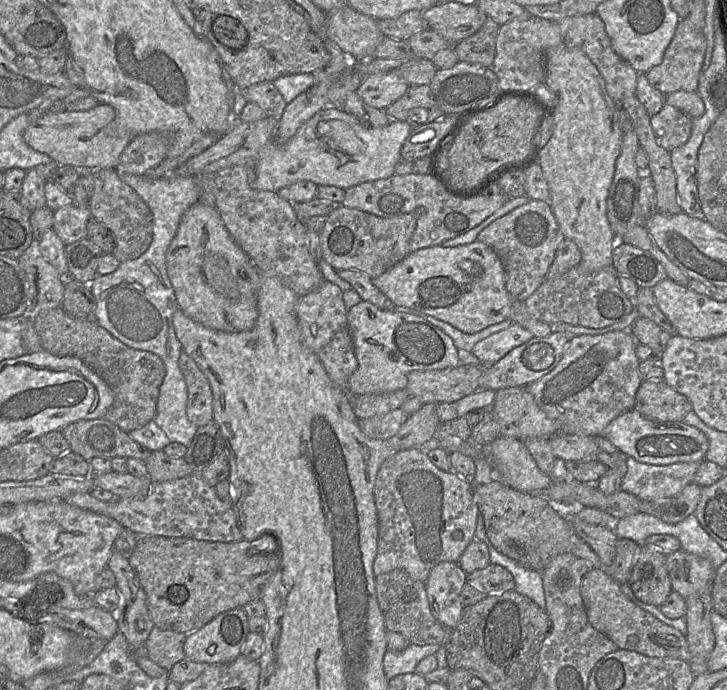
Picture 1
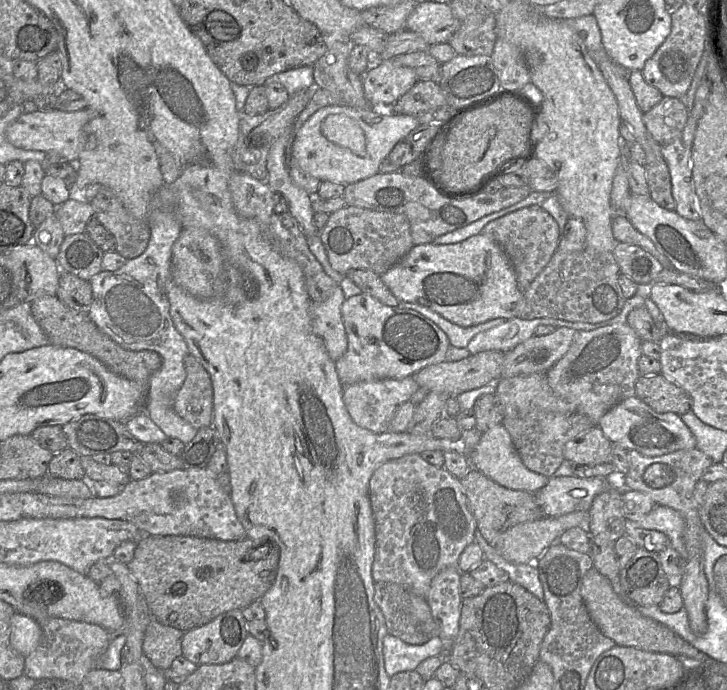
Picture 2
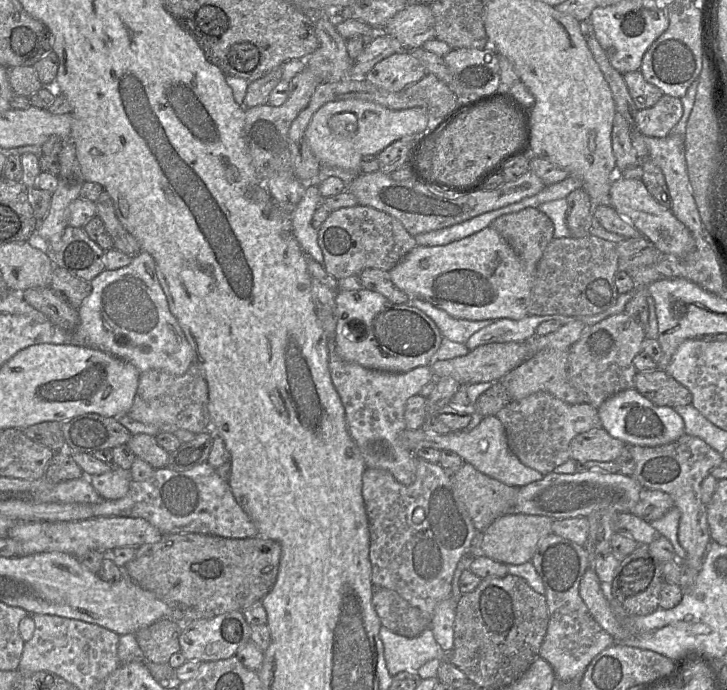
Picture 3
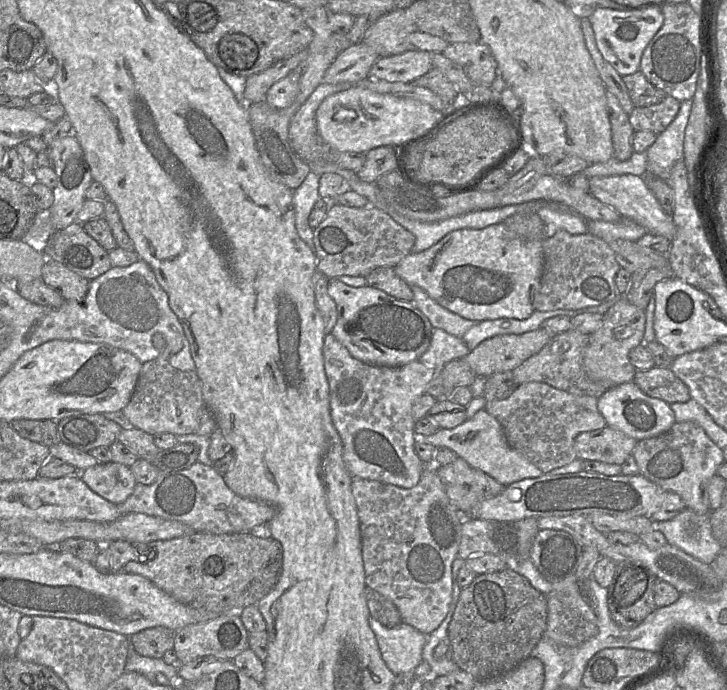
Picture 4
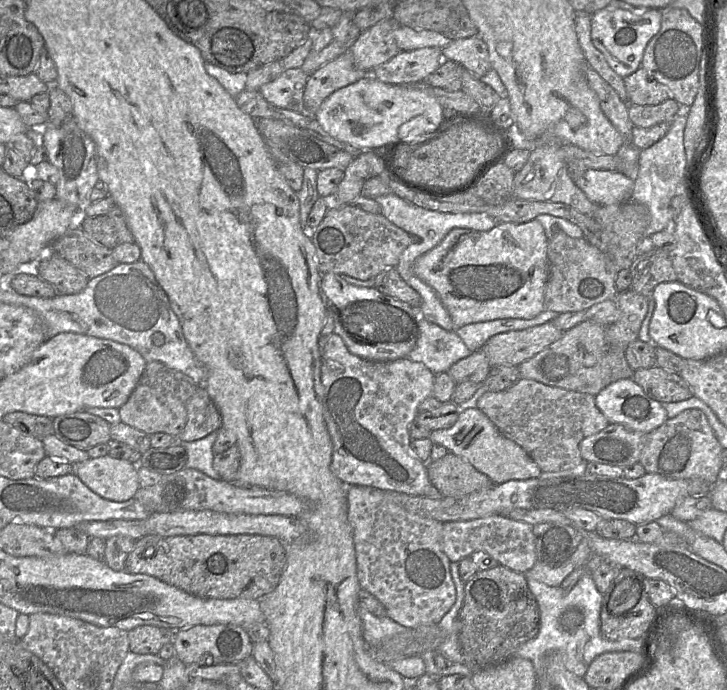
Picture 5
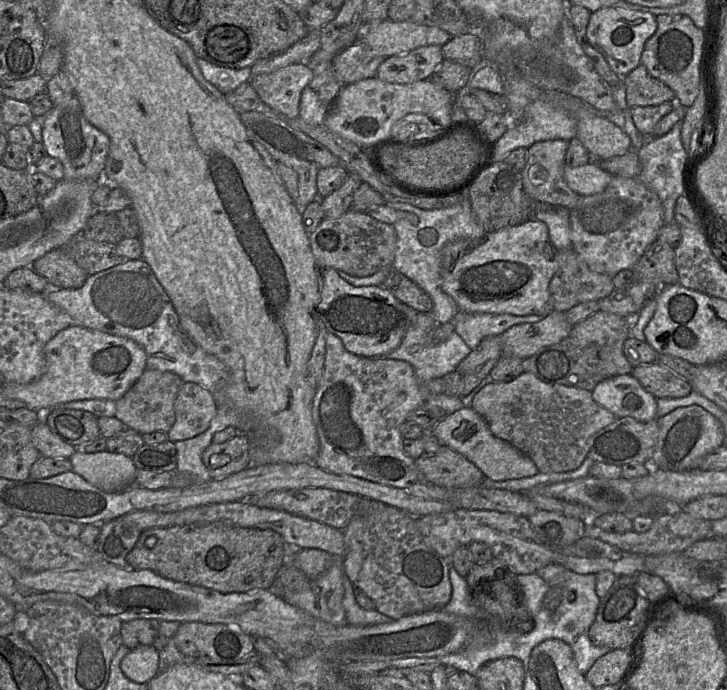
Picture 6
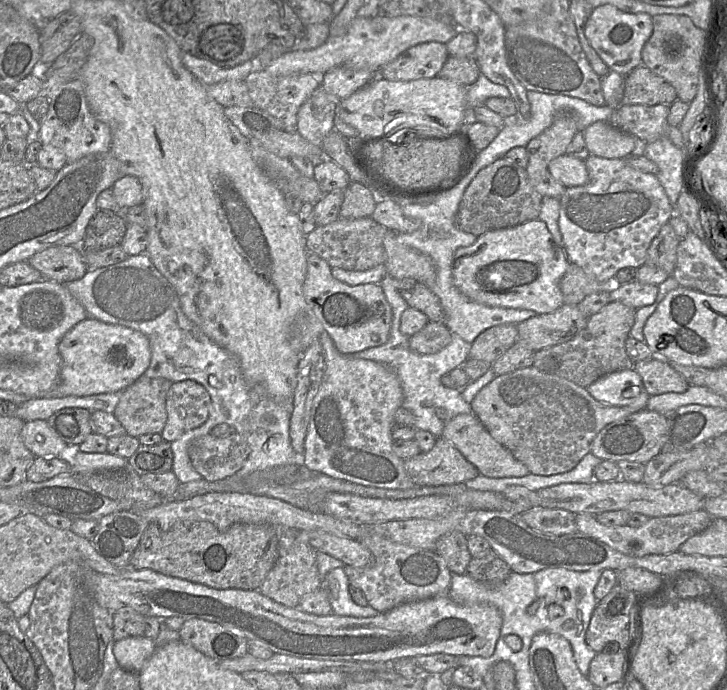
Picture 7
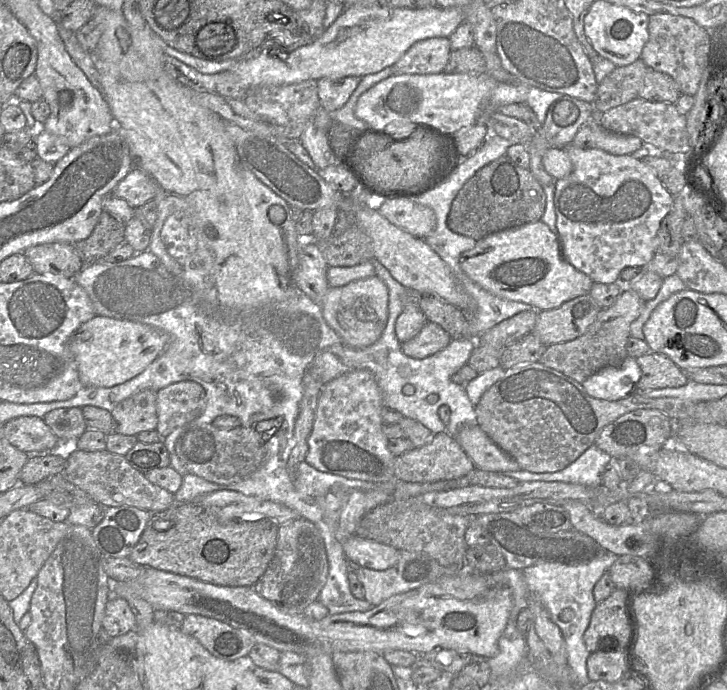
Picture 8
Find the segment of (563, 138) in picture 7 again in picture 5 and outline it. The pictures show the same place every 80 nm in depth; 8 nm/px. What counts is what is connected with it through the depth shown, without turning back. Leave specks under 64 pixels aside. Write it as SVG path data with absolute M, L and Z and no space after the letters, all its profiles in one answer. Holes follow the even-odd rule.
M542 145L530 152L524 167L514 175L513 197L520 200L563 203L587 216L592 216L599 207L590 201L571 180L567 164L560 156L560 146L558 145Z

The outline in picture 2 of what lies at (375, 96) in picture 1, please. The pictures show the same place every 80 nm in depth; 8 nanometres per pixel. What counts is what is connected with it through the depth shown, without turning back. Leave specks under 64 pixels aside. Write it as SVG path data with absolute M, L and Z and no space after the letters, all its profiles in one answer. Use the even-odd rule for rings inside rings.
M391 60L377 61L362 76L364 96L372 107L391 107L418 81L414 69L394 64Z

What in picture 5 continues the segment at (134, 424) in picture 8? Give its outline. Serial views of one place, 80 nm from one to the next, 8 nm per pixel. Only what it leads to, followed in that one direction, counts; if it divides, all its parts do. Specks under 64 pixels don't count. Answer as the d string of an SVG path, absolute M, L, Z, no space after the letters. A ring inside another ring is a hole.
M157 361L149 362L127 402L119 408L121 422L148 435L167 433L178 438L187 422L186 403L198 386L182 372Z

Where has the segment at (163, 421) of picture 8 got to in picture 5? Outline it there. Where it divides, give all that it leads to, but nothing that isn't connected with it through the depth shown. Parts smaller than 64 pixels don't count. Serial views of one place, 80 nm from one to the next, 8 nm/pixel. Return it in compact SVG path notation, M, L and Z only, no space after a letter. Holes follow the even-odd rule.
M199 385L186 403L187 422L180 441L196 441L222 428L222 417L204 386Z

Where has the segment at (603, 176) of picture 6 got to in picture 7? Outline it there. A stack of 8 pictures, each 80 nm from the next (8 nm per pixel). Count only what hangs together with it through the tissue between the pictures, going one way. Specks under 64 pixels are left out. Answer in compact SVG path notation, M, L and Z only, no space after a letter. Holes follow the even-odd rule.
M567 153L550 161L548 170L552 177L566 188L583 186L589 180L584 161Z

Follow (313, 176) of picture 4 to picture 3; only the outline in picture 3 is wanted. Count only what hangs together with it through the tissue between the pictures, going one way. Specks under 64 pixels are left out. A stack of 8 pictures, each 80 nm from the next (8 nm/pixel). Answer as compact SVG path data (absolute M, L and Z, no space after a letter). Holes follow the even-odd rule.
M318 186L306 187L305 194L291 214L292 231L306 255L323 265L324 257L318 244L318 230L312 226L312 217L322 203Z

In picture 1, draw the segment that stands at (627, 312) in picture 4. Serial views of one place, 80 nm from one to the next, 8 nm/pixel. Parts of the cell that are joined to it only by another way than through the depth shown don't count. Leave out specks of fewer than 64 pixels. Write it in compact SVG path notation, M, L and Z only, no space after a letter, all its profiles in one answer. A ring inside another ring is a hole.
M610 331L599 335L576 335L571 338L557 366L525 389L545 414L560 425L560 432L587 436L604 436L608 424L635 407L636 392L641 384L636 342L630 331Z

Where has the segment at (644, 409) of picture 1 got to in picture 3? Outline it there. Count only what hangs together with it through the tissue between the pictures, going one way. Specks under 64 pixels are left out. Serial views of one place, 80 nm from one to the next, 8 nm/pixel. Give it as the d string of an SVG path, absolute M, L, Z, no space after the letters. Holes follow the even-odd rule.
M664 369L638 372L634 388L657 406L678 407L692 404L692 394Z

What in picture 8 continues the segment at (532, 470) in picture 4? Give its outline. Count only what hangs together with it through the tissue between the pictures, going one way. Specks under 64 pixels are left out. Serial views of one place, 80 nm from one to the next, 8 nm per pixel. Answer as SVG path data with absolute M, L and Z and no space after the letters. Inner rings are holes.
M476 424L464 426L456 436L475 468L496 473L521 470L518 463L505 454Z

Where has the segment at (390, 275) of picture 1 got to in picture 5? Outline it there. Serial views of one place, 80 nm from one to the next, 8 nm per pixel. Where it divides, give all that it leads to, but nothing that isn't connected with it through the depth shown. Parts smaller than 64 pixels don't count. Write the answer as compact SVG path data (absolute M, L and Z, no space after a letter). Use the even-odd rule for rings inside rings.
M535 219L526 223L499 223L489 231L452 229L433 249L414 263L415 275L432 287L456 328L497 319L532 319L545 310L544 293L549 276L548 239Z

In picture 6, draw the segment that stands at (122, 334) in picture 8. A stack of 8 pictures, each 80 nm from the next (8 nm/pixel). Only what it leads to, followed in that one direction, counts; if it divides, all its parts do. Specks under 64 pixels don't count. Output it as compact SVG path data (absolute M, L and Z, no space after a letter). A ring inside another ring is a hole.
M69 326L57 333L45 346L46 370L36 381L28 384L4 385L3 394L13 400L20 400L30 410L52 410L61 404L85 399L109 399L117 401L139 379L147 367L147 354L135 341L102 331L80 326Z

